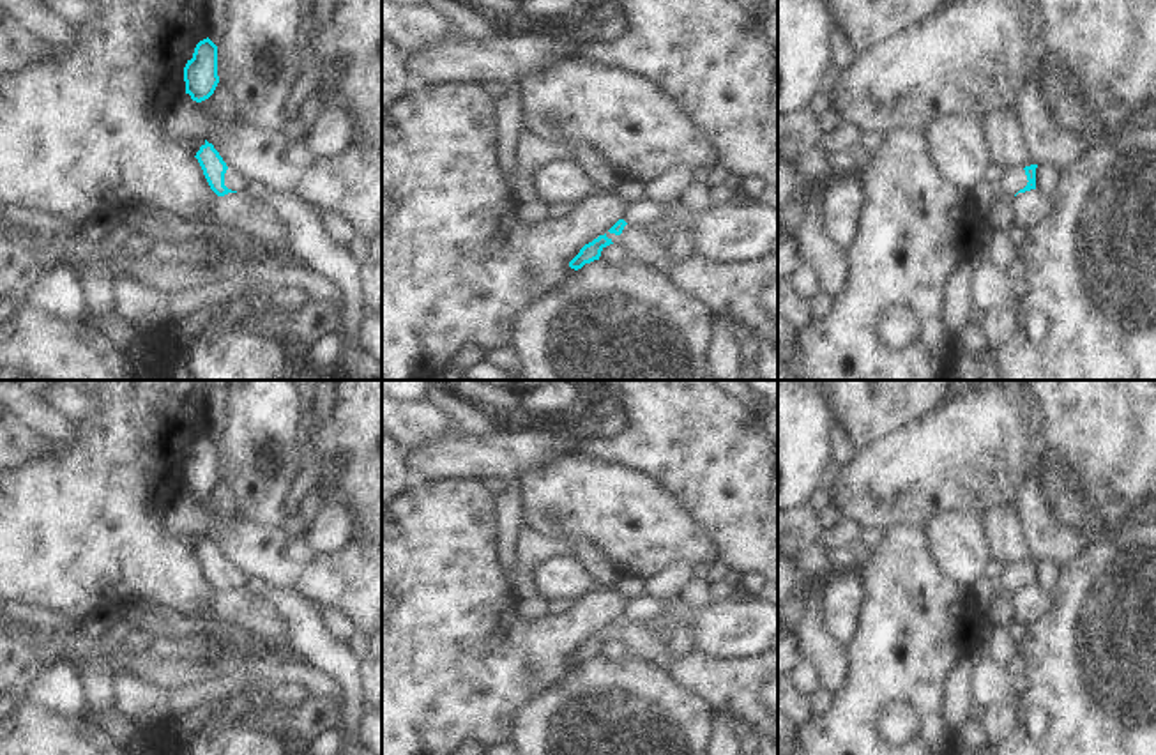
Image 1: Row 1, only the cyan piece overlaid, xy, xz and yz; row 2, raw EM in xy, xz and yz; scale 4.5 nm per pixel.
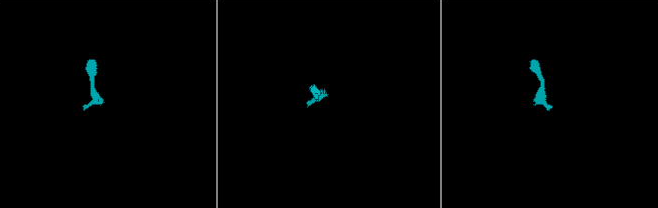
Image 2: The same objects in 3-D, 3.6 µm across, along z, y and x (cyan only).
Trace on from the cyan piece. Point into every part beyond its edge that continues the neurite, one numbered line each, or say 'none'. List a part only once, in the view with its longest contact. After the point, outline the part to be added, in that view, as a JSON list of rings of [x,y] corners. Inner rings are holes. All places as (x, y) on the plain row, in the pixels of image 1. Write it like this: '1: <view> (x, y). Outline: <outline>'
1: xy (232, 575). Outline: [[[228,564],[224,569],[224,582],[239,591],[262,591],[256,583],[253,583],[242,571],[235,566]]]

